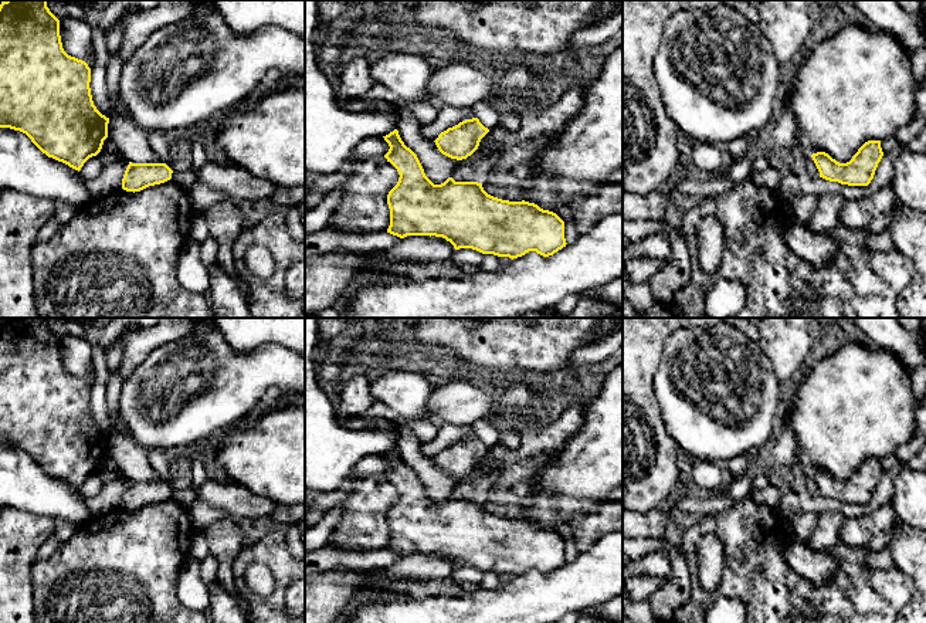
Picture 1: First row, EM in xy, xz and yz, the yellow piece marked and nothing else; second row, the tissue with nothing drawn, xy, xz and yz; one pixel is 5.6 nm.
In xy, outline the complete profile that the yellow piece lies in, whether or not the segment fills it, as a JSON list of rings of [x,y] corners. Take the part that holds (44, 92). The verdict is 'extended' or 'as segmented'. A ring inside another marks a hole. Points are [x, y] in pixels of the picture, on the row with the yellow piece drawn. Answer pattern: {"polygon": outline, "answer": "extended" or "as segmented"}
{"polygon": [[[6,0],[0,4],[0,128],[10,128],[26,133],[31,142],[48,158],[68,165],[75,170],[81,170],[84,163],[96,156],[108,138],[109,118],[102,115],[94,105],[91,95],[91,68],[82,60],[68,55],[61,43],[60,20],[47,7],[47,0]]], "answer": "as segmented"}

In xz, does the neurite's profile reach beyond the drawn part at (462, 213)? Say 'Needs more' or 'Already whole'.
Already whole

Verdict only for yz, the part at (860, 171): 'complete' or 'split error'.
complete

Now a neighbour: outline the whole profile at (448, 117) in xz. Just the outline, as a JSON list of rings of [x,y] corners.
[[[440,106],[437,119],[421,128],[421,135],[430,140],[435,140],[438,135],[448,128],[458,125],[465,119],[476,118],[472,106],[457,108],[457,106]]]

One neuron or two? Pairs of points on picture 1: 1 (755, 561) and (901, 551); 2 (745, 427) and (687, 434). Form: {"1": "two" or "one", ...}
{"1": "two", "2": "one"}

